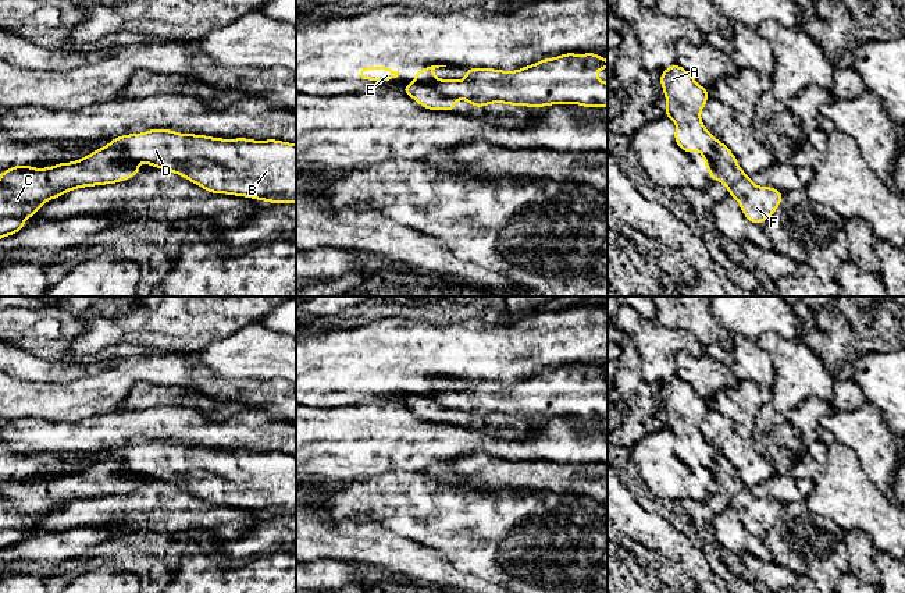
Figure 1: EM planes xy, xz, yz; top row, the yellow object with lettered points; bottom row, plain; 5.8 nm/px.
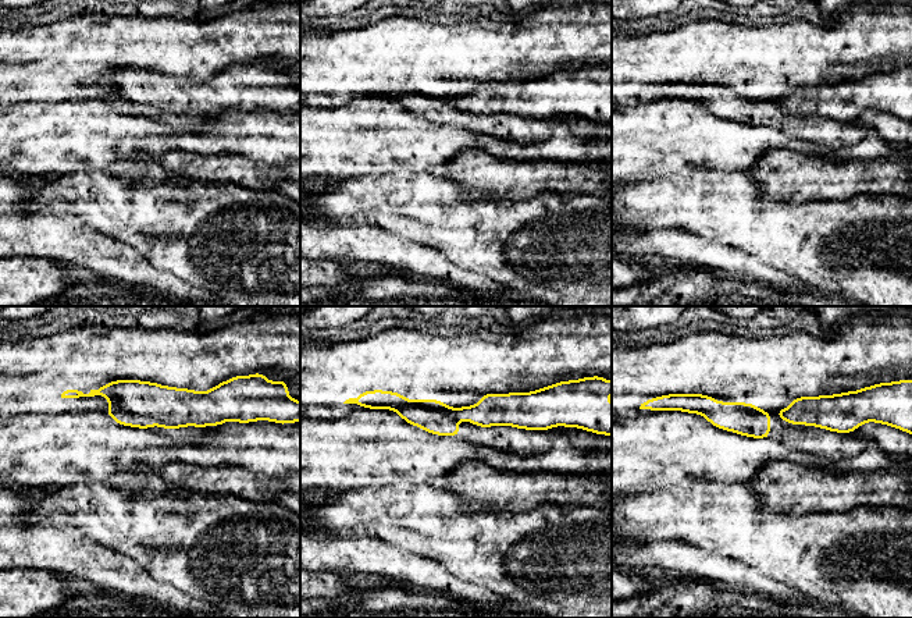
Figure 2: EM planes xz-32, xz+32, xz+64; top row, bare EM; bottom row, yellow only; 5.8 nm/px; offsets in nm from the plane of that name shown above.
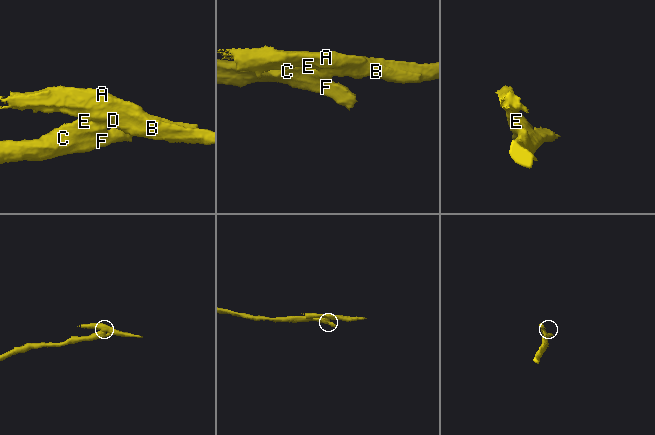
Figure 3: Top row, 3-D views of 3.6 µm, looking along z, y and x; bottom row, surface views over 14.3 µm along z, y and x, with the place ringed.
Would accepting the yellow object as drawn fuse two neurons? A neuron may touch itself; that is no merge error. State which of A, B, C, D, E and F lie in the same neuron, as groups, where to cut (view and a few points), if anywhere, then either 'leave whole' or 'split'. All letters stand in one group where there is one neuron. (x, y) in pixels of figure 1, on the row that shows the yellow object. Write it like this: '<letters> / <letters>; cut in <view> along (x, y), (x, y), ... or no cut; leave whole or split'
A B D / C E F; cut in xz along (417, 75), (456, 99); split

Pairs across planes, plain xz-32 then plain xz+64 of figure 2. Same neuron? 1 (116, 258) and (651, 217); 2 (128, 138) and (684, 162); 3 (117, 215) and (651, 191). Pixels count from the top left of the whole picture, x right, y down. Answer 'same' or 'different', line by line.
1: different
2: same
3: same

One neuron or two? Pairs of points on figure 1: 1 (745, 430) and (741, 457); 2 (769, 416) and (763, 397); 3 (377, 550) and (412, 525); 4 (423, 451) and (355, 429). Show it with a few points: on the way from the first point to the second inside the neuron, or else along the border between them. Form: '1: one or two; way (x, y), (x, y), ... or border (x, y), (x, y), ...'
1: two; border (736, 430), (743, 437), (749, 439)
2: two; border (769, 401), (758, 409), (752, 433)
3: two; border (369, 519), (428, 547)
4: one; way (406, 443), (396, 441), (388, 436), (371, 435)

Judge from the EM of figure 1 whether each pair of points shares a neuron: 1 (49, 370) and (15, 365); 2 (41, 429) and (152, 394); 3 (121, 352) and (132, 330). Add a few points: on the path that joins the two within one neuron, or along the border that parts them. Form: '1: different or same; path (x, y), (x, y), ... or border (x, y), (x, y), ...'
1: same; path (41, 369), (24, 365)
2: different; border (156, 405), (125, 409)
3: different; border (110, 345), (138, 344), (153, 348), (157, 352)

